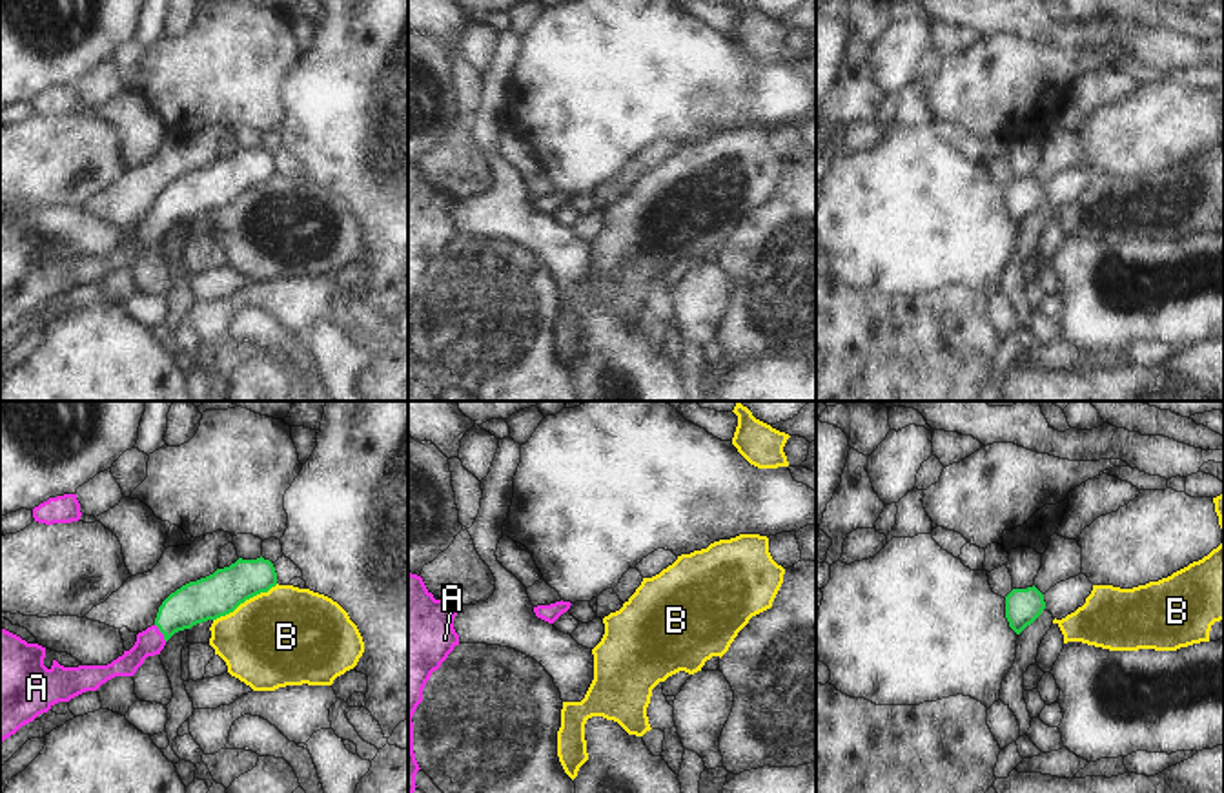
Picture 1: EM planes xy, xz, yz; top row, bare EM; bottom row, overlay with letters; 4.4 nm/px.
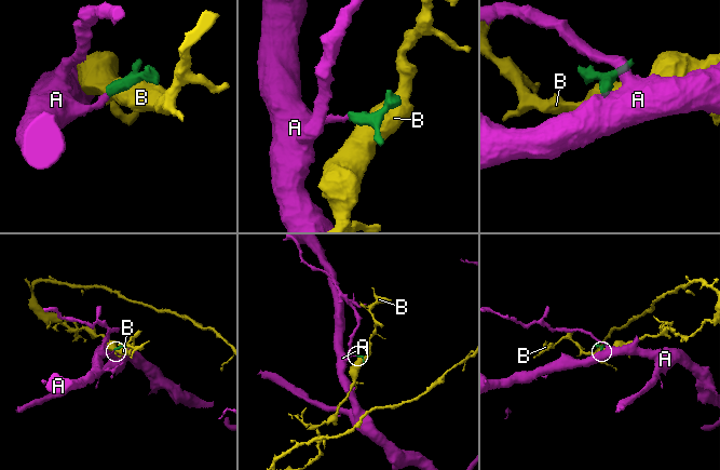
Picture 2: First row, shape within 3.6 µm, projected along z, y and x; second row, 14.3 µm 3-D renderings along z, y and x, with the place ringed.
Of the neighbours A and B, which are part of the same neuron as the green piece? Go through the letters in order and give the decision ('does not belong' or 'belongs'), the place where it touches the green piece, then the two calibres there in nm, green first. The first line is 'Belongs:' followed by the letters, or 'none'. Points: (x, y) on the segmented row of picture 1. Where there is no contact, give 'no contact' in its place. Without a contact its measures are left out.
Belongs: A
A: belongs | xy (161, 631) | 190/120 nm
B: does not belong | xy (244, 600) | 190/440 nm

